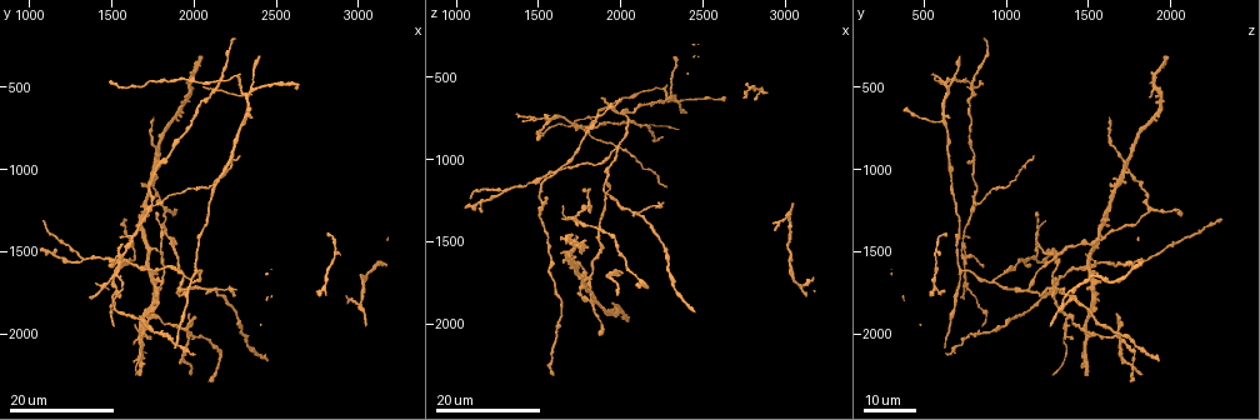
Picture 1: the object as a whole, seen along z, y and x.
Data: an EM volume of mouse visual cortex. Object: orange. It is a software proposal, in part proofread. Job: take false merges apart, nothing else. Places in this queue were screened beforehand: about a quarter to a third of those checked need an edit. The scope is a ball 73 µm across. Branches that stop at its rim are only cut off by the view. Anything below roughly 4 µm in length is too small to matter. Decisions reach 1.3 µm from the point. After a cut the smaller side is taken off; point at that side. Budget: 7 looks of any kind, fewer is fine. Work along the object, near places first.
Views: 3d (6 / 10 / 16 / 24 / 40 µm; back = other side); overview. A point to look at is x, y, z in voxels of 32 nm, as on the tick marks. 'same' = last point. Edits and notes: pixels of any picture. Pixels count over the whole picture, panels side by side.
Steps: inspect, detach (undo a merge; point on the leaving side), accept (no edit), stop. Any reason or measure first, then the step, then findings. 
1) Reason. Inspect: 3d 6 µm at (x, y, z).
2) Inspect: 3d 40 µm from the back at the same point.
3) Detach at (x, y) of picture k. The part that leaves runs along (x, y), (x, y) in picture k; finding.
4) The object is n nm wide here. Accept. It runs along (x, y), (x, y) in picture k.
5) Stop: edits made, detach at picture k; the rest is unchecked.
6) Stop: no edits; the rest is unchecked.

Three-way junction. Inspect: 3d 24 µm at (1320, 1560, 1180).

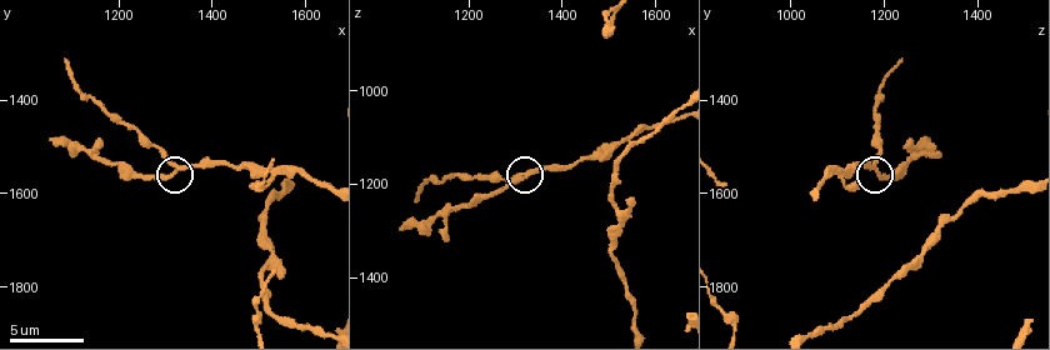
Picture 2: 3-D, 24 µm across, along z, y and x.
Closer look. Inspect: 3d 10 µm at (1320, 1540, 1175).

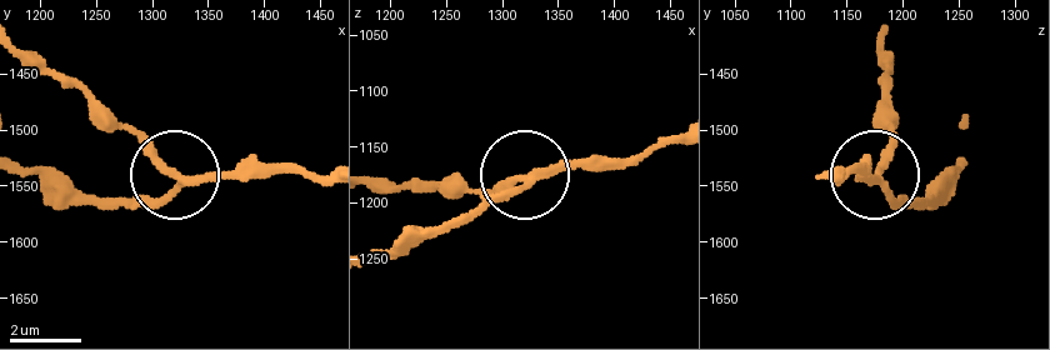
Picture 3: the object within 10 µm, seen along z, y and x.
3 arms meet here. Accept. It runs along (325, 179), (289, 170), (181, 179), (164, 194), (113, 203) in picture 3; one neuron here.

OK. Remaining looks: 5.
Inspect: 3d 16 µm at (2120, 1720, 1320).

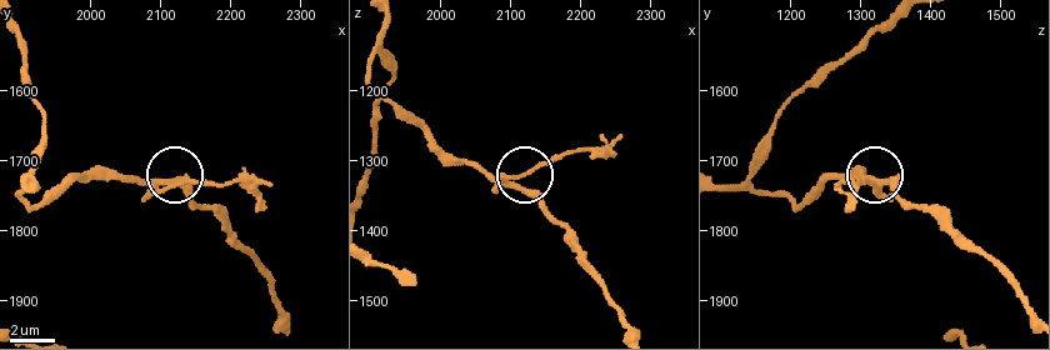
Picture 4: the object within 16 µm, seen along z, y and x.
Zoom in. Inspect: 3d 10 µm at (2105, 1730, 1330).

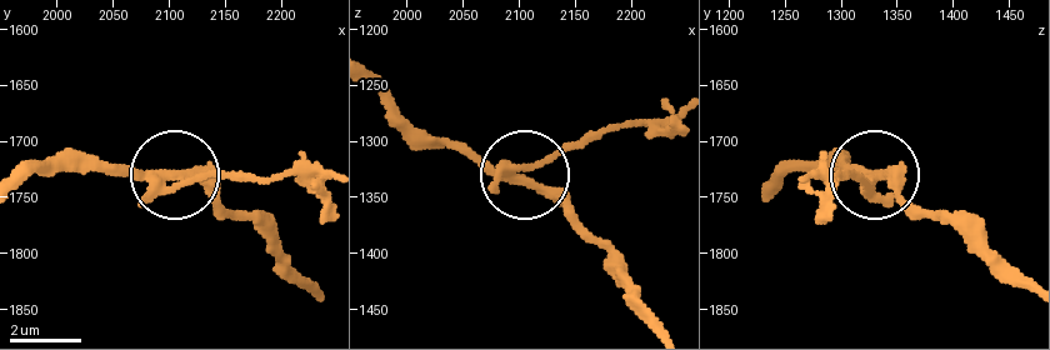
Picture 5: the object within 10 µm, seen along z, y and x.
Accept. It runs along (28, 175), (258, 181) in picture 5; all the same neuron.

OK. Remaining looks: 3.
Branch point. Inspect: 3d 16 µm at (2320, 520, 640).

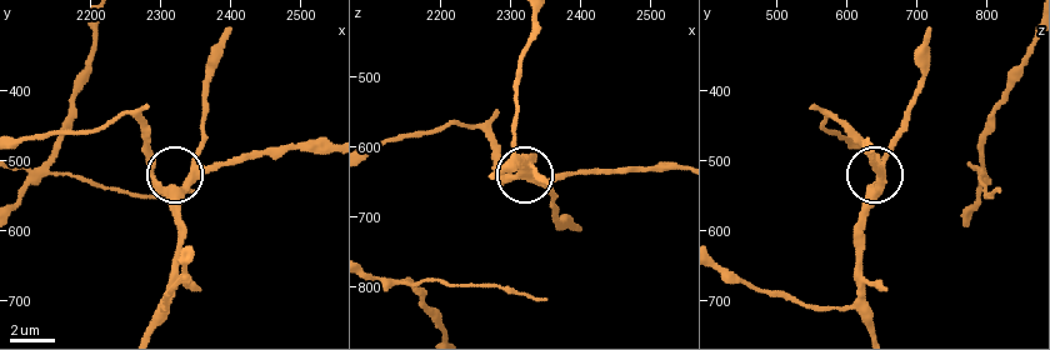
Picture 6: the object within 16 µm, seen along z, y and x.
Closer look. Inspect: 3d 6 µm at (2320, 545, 645).

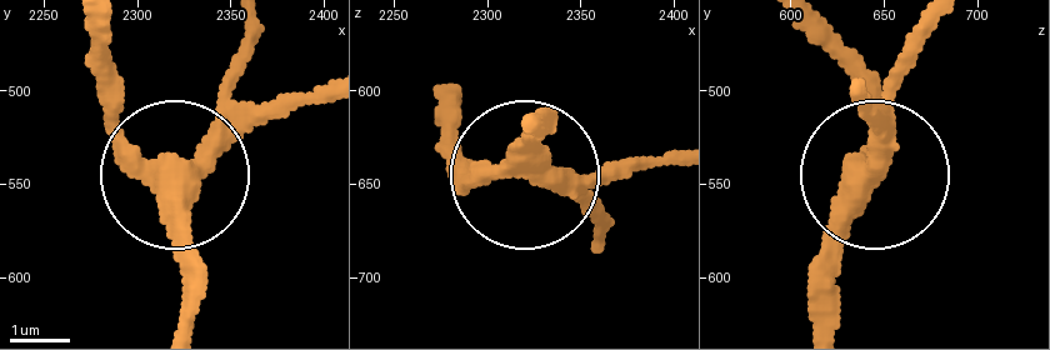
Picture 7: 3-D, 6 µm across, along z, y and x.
3 arms meet here. Accept. It runs along (181, 321), (181, 178), (285, 103) in picture 7; one neuron here.

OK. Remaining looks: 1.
Stop: no edits; the rest is unchecked.

